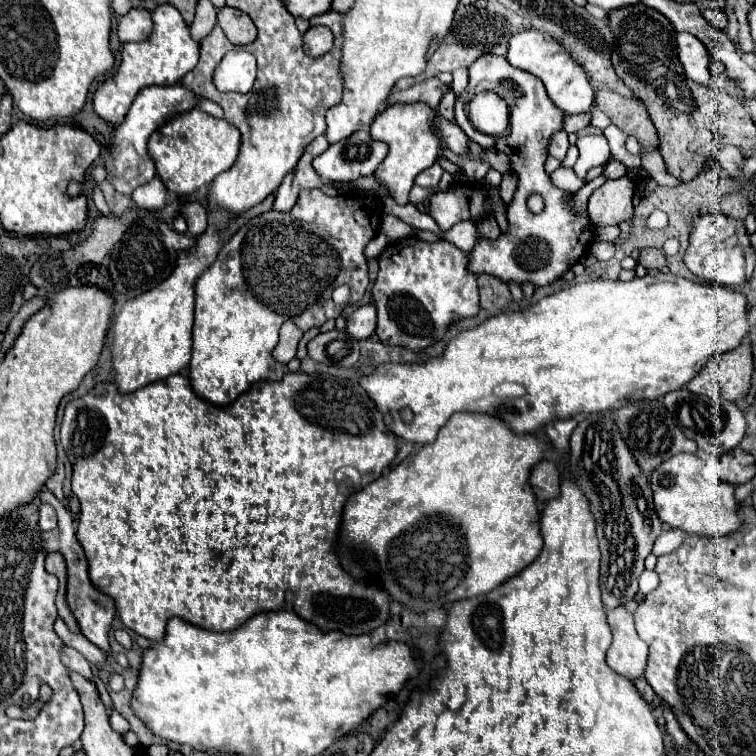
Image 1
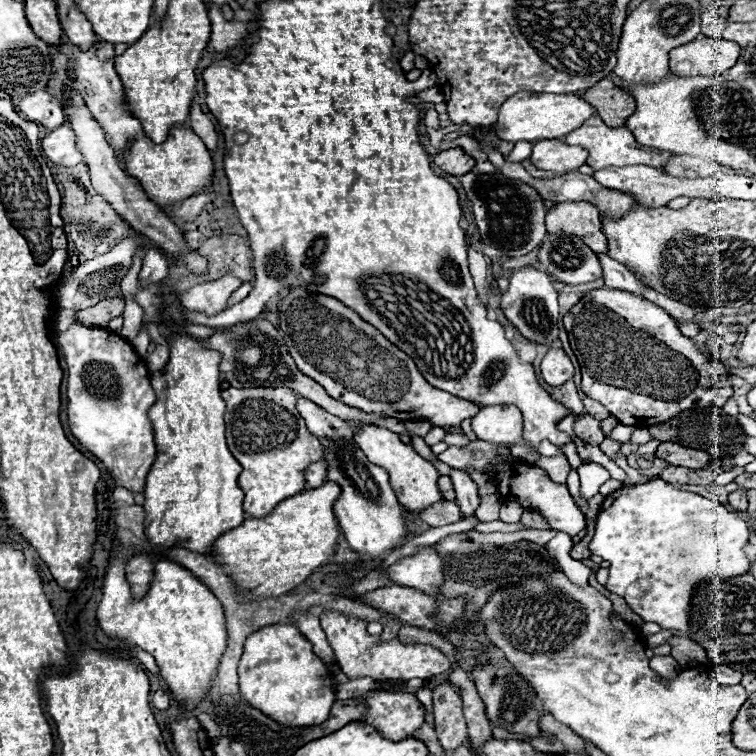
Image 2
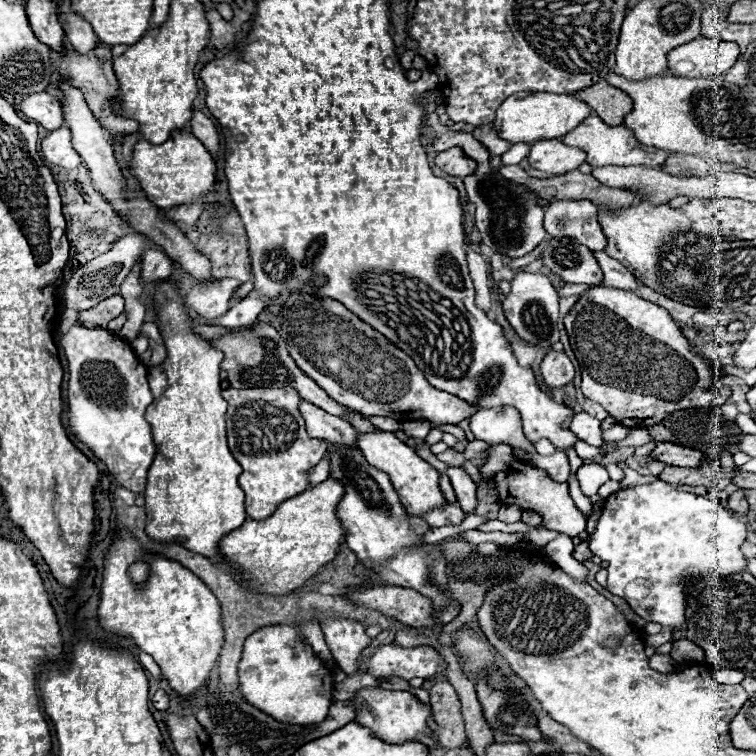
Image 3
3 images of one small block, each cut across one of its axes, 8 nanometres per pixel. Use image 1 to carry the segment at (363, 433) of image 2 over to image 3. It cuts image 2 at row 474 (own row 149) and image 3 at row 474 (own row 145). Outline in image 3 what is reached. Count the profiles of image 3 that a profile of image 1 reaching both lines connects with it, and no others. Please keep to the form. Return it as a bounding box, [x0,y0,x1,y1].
[358,430,446,518]

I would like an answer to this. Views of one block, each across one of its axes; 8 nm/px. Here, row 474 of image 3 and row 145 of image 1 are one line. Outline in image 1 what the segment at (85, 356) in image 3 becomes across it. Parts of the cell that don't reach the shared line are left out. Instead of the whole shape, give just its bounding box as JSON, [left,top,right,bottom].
[106,84,200,194]

